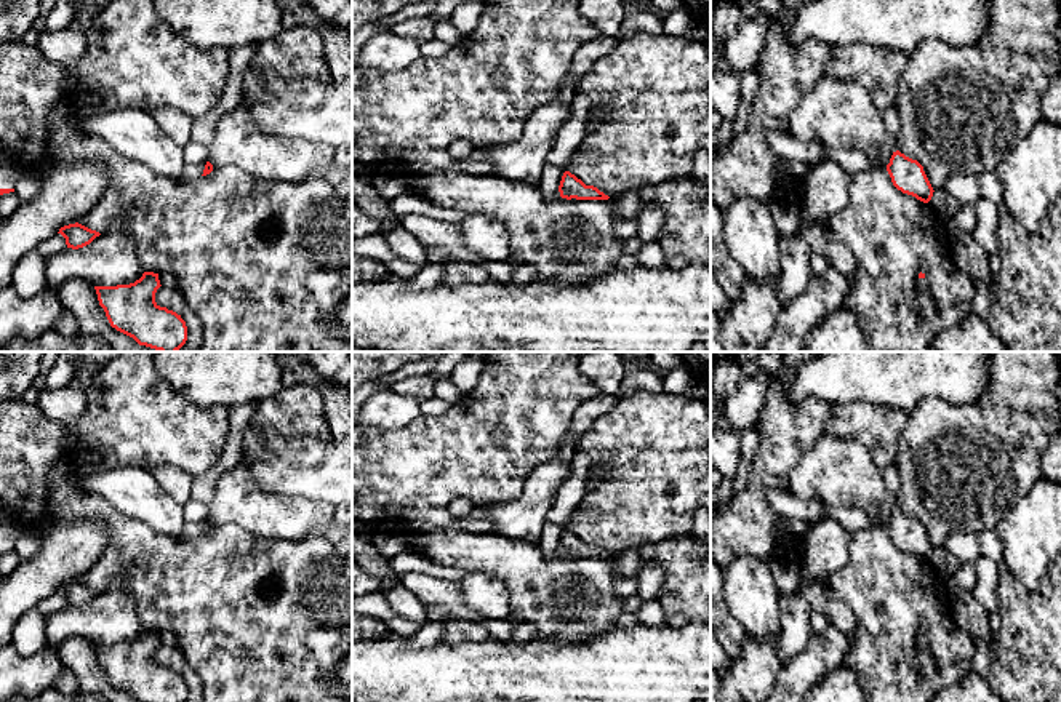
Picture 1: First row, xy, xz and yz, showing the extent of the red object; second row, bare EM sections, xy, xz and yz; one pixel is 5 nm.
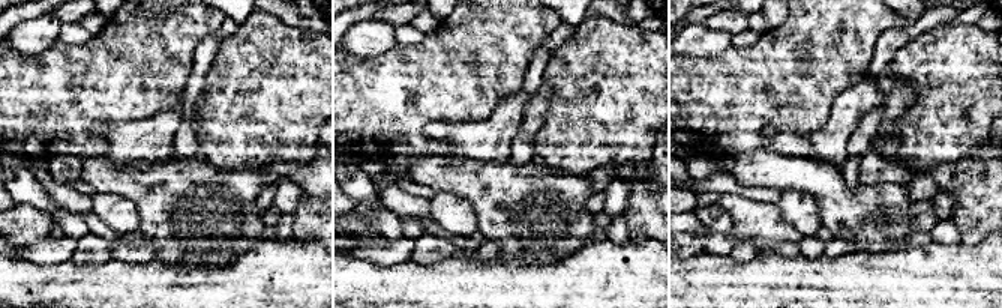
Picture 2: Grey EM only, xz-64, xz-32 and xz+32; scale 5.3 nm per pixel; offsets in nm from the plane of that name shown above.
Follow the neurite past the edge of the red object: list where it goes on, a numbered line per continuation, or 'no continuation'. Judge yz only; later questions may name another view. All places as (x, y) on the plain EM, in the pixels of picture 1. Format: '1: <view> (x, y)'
1: yz (890, 474)

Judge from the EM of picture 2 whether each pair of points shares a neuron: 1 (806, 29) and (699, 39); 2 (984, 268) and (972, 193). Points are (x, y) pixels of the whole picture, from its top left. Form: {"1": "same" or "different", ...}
{"1": "different", "2": "different"}

